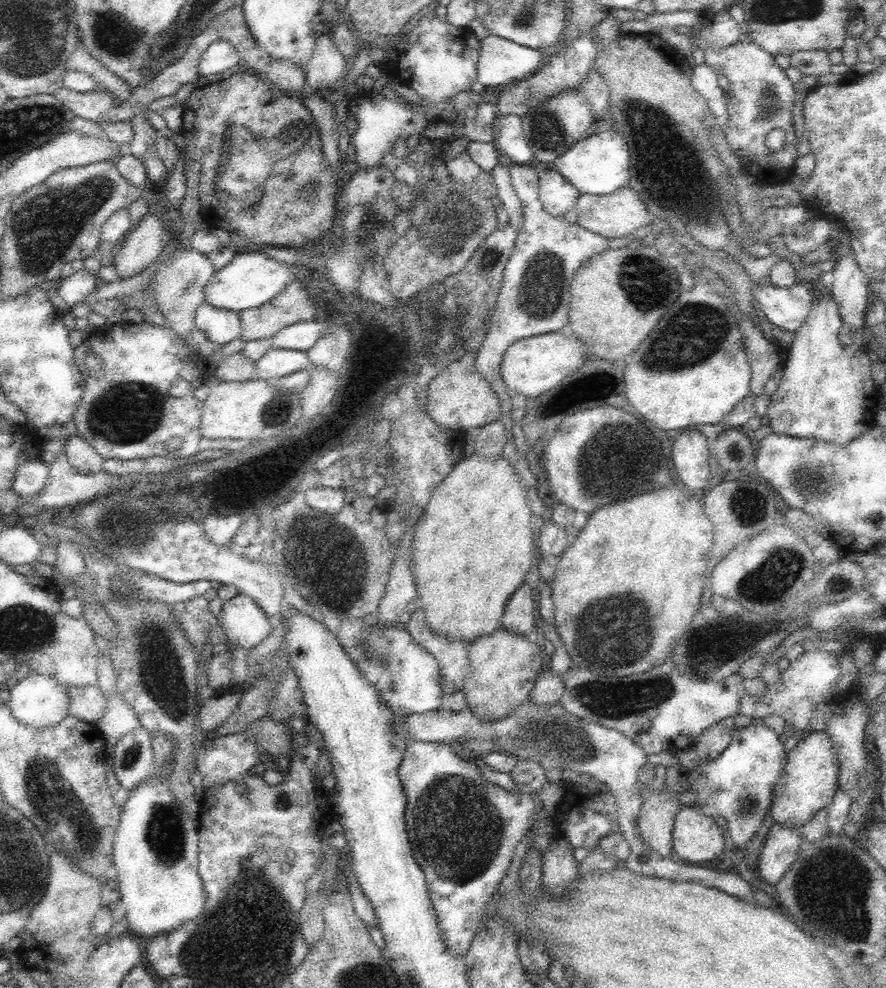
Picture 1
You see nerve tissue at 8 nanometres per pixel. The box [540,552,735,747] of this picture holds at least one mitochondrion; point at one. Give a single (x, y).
(611, 645)

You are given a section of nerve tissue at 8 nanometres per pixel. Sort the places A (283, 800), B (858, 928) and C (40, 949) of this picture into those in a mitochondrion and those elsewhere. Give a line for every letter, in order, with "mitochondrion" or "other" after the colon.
A: other
B: mitochondrion
C: other

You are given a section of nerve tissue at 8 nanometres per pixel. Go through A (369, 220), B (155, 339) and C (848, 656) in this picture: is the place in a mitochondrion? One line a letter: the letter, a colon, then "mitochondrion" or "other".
A: mitochondrion
B: other
C: other

